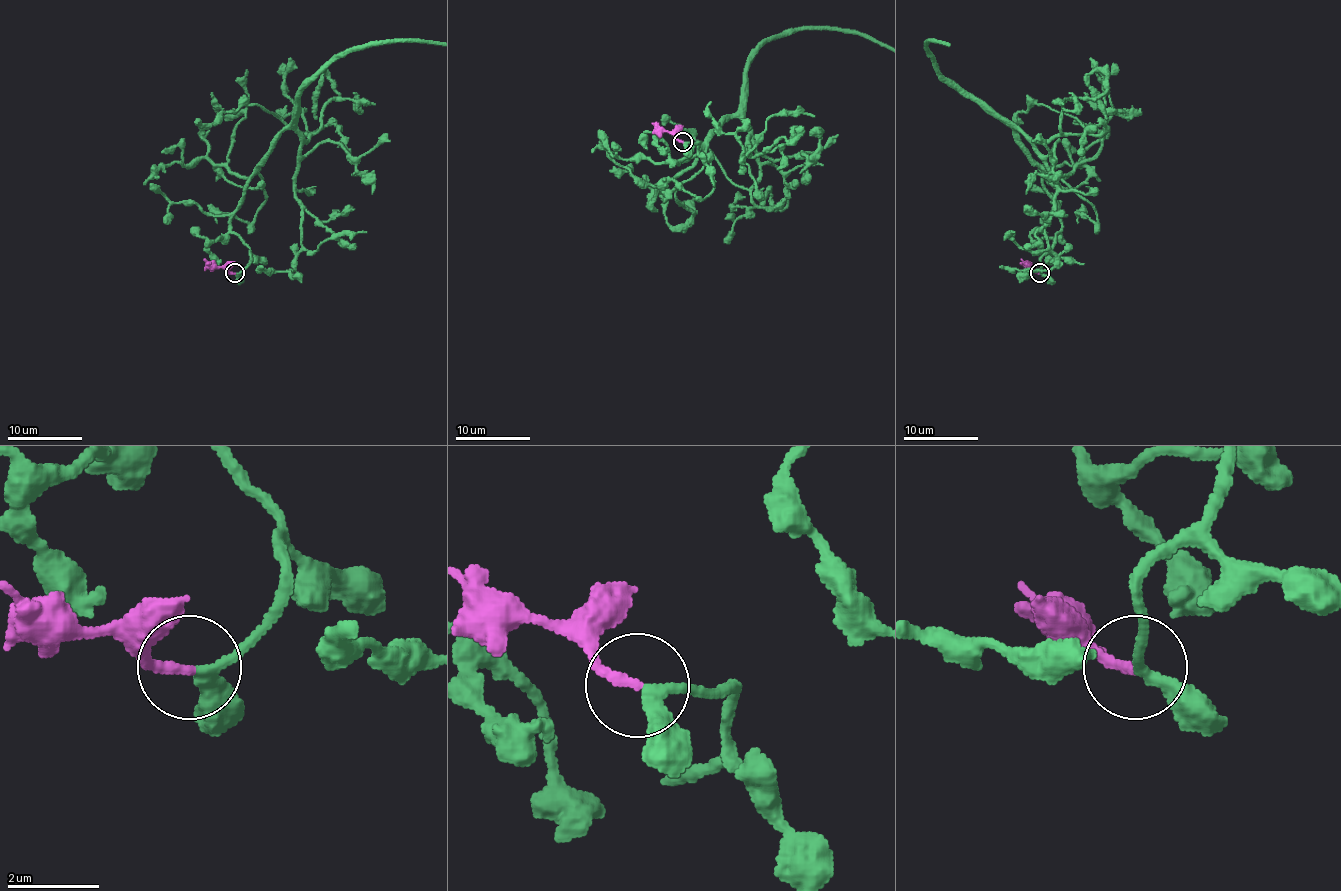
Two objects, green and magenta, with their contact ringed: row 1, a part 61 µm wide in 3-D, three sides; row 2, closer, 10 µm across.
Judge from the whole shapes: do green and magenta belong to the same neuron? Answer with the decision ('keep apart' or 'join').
join

